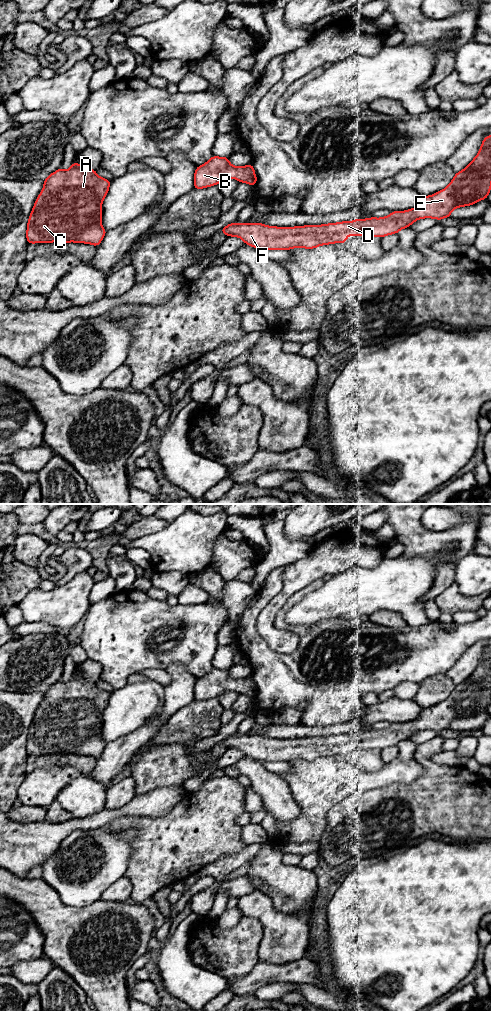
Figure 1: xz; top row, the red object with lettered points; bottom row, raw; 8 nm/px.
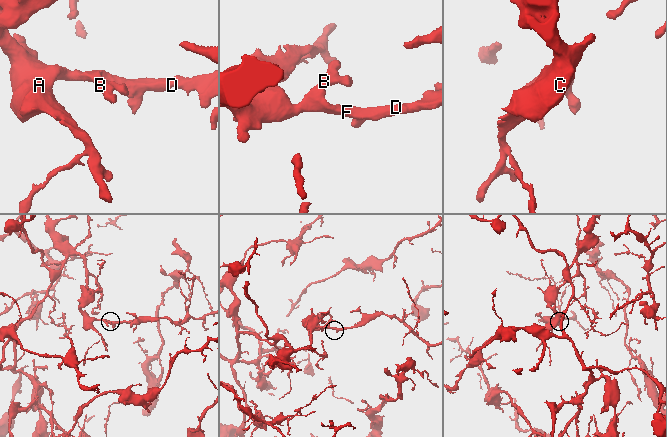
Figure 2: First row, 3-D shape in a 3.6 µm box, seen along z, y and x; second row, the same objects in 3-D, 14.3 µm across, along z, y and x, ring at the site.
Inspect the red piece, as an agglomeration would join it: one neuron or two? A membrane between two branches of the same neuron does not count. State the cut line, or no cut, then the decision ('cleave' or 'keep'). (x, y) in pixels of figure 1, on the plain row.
no cut | keep

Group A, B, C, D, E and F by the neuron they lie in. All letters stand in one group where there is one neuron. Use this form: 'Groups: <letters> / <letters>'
Groups: A B C D E F

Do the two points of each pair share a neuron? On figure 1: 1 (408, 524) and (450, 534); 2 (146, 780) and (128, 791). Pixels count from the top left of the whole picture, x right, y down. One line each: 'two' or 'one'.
1: one
2: two

